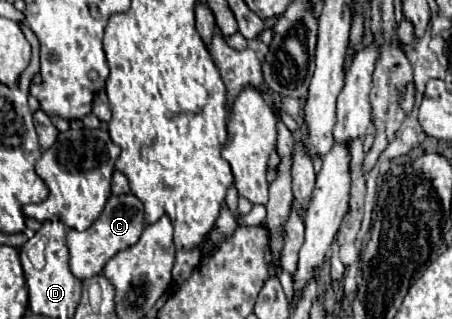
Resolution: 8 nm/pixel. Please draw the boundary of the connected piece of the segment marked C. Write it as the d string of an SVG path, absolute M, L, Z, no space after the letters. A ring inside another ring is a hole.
M111 195L103 213L99 215L99 219L83 233L71 229L67 233L67 245L69 245L69 267L71 267L71 273L85 281L85 279L91 279L95 275L99 275L105 267L105 263L119 251L135 245L141 237L145 229L145 223L143 223L143 203L133 195Z

